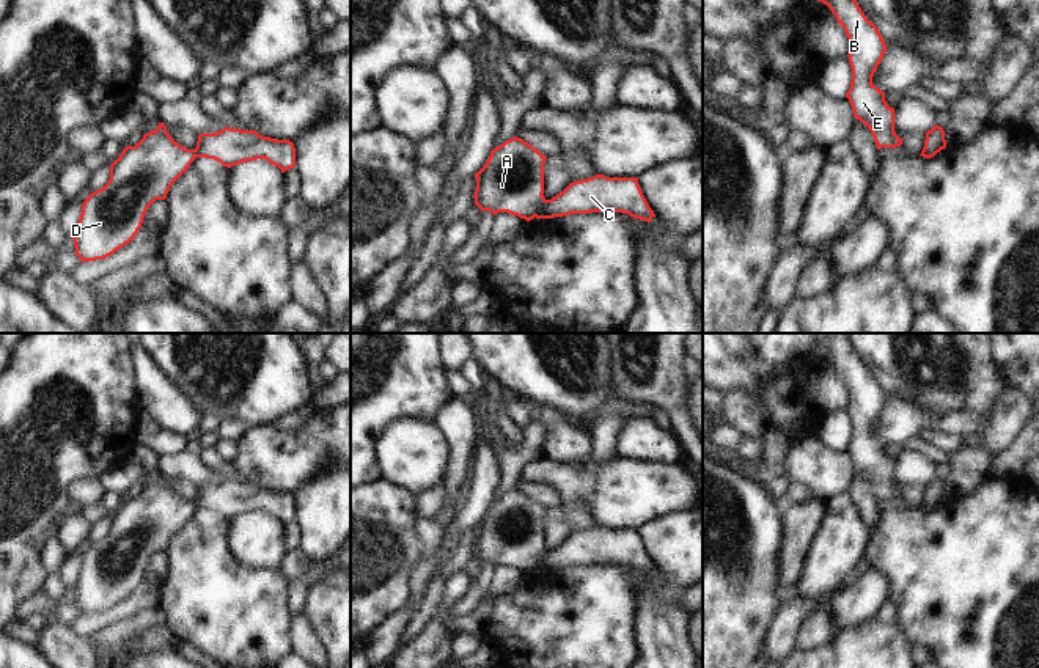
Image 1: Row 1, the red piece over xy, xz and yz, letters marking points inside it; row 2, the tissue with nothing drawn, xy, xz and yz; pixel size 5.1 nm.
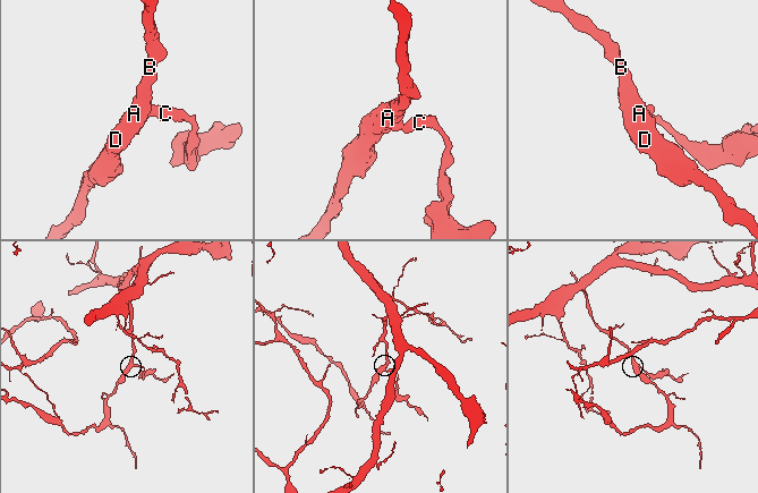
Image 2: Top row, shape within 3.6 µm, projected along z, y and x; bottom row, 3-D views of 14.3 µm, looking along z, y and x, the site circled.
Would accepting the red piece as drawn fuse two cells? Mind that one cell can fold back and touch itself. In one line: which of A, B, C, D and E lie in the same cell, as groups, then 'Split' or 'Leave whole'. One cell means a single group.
Groups: A B D E / C. Split

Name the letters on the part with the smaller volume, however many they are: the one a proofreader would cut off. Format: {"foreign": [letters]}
{"foreign": ["C"]}

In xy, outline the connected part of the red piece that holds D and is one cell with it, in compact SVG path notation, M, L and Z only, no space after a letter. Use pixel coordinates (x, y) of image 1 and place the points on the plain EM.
M159 475L156 483L143 487L135 498L126 498L110 517L107 536L90 545L82 556L79 578L74 586L75 607L82 615L105 611L129 596L141 580L148 560L156 552L165 552L173 534L187 523L195 512L195 503L176 495Z

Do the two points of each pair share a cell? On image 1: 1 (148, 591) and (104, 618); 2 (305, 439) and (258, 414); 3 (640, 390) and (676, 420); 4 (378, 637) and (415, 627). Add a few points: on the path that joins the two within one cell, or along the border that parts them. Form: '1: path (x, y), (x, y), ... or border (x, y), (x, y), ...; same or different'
1: path (137, 601), (115, 613); same
2: border (272, 423), (247, 429); different
3: path (651, 390), (671, 409); same
4: border (409, 615), (398, 640); different

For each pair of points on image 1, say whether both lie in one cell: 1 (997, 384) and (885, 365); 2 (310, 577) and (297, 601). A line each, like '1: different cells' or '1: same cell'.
1: same cell
2: same cell

